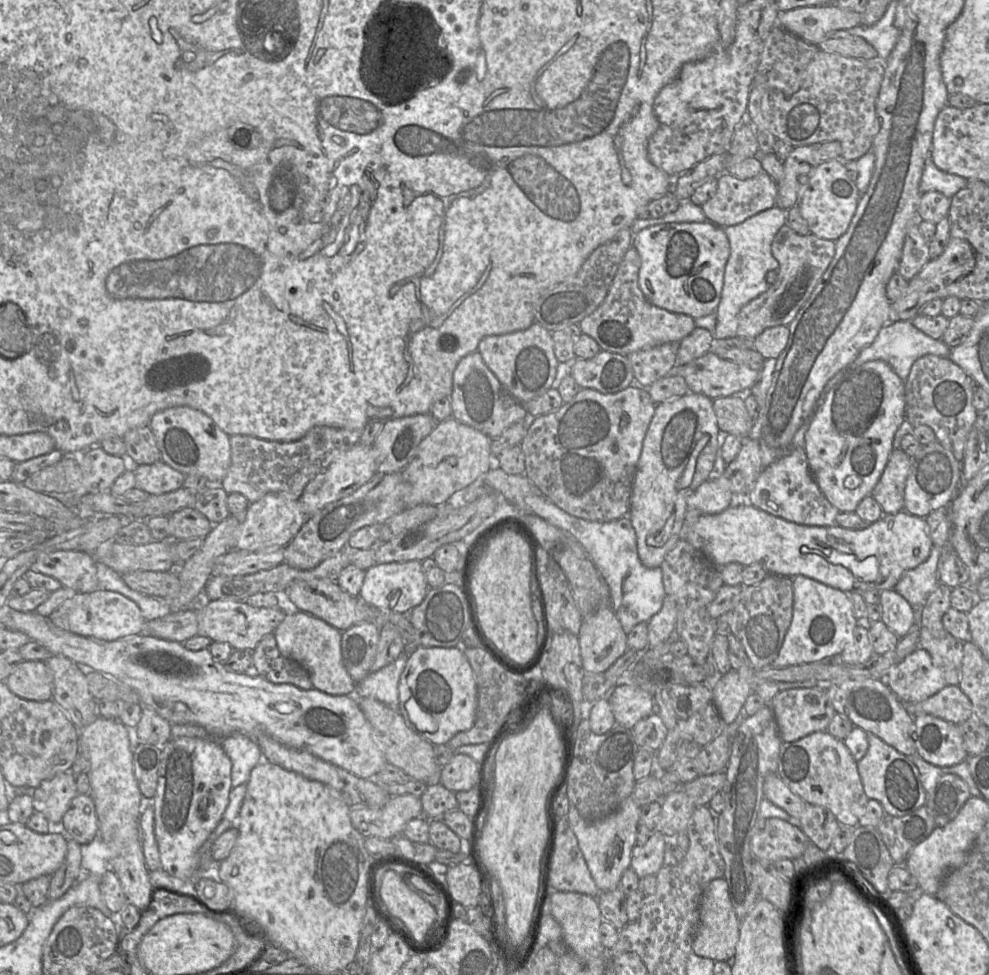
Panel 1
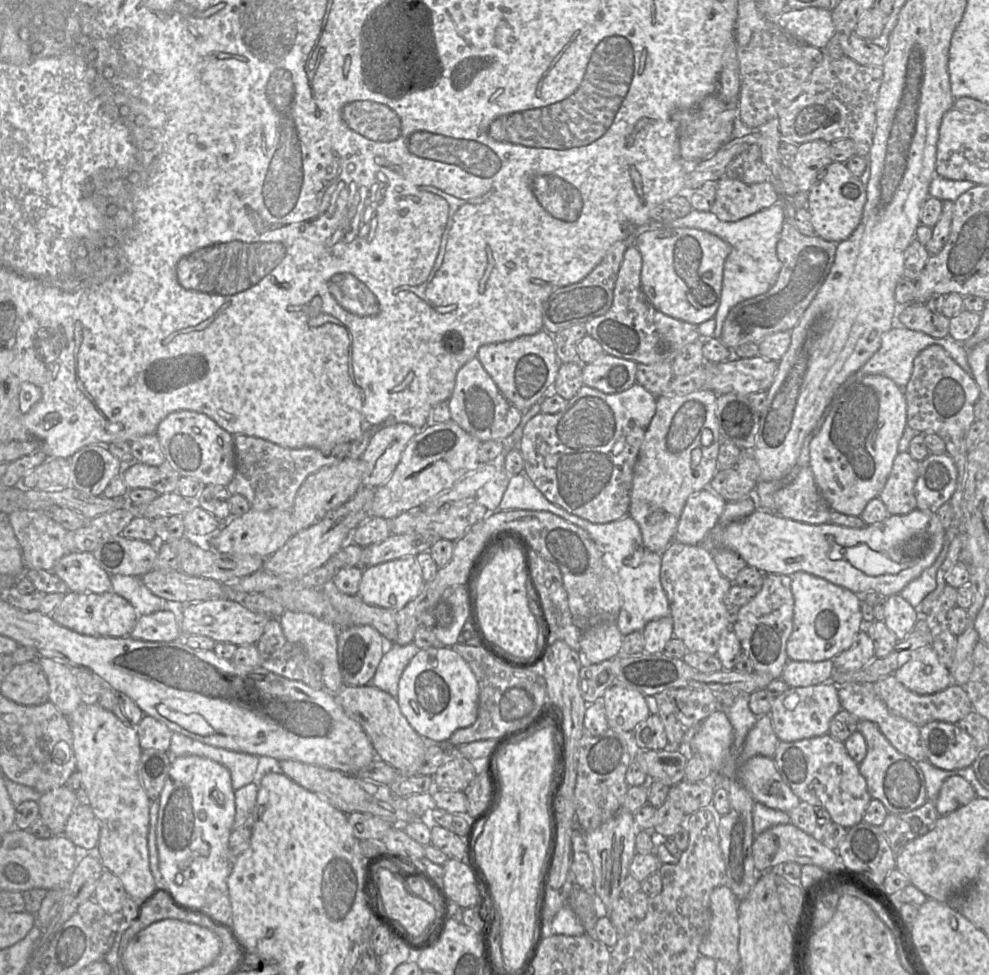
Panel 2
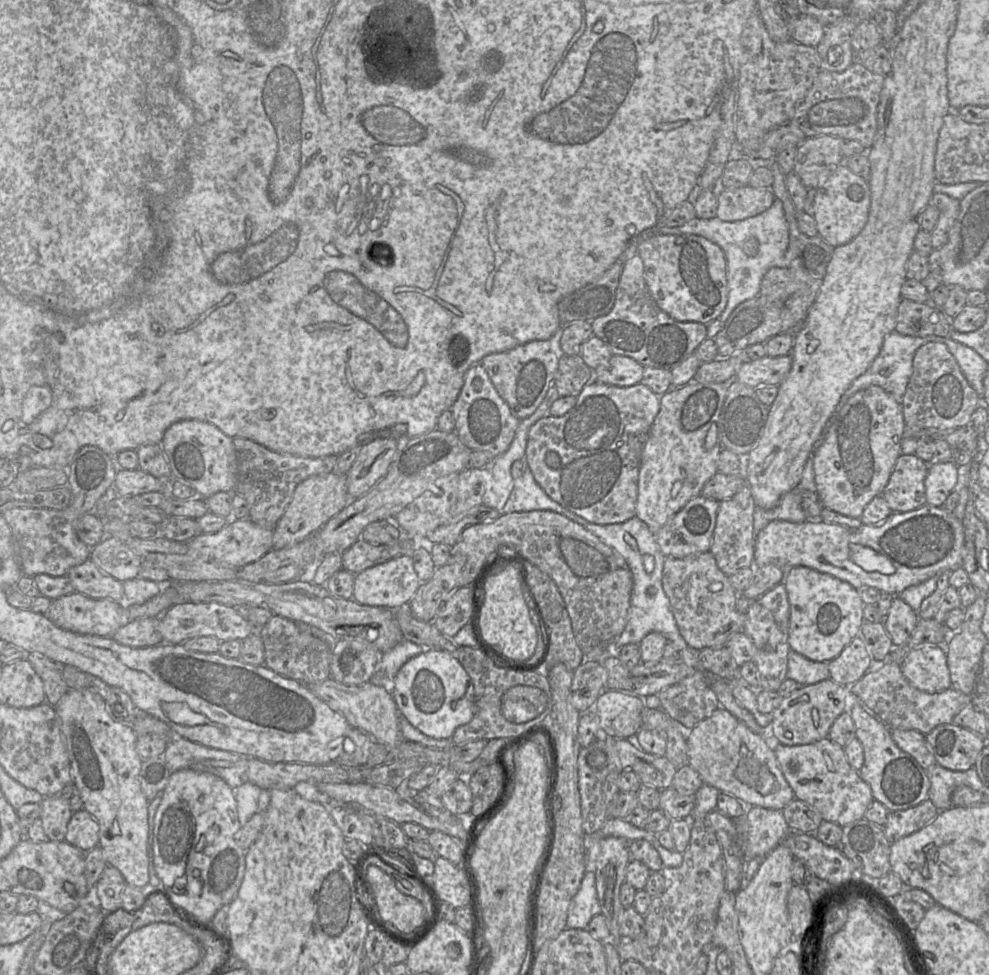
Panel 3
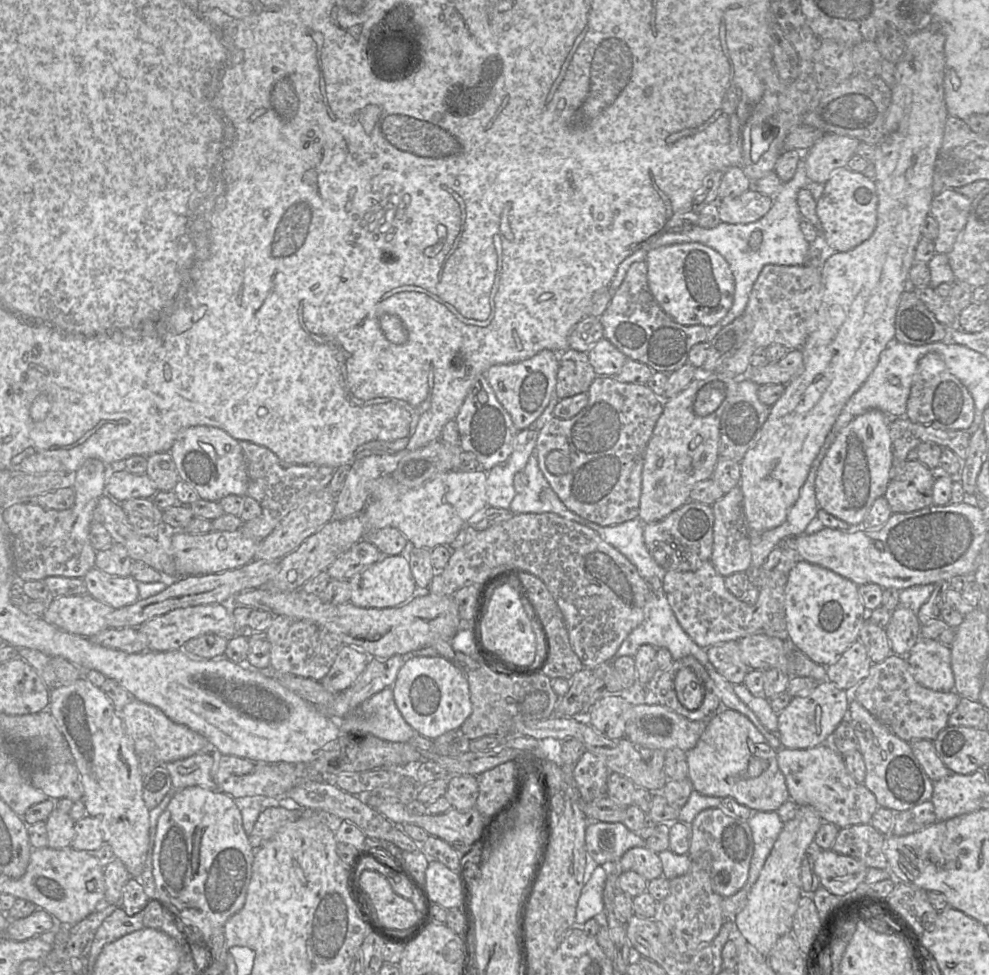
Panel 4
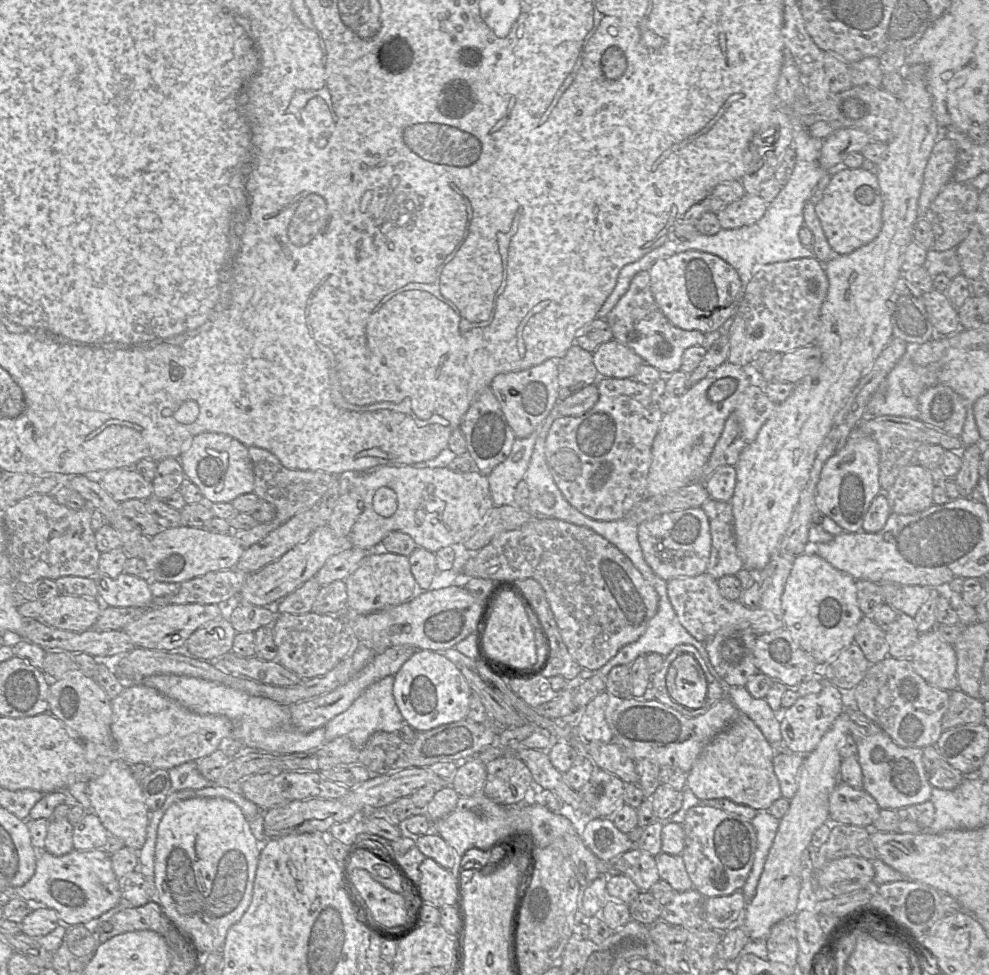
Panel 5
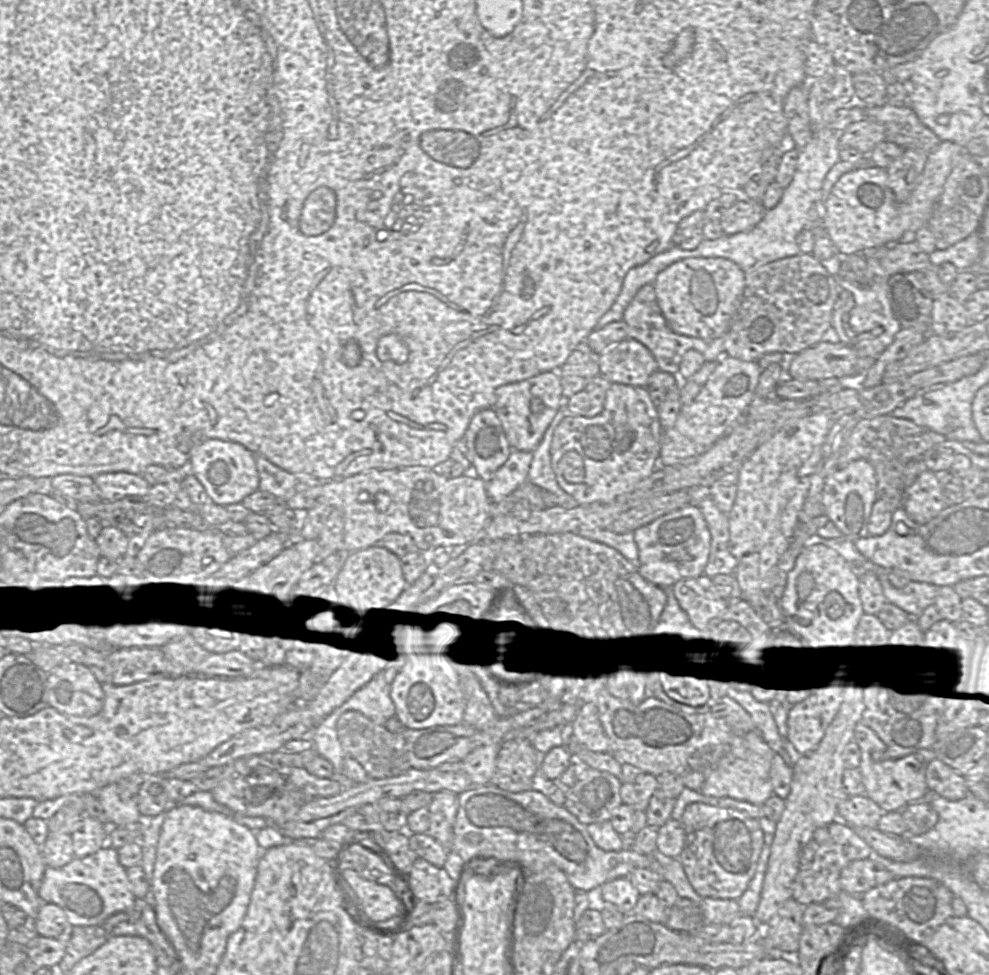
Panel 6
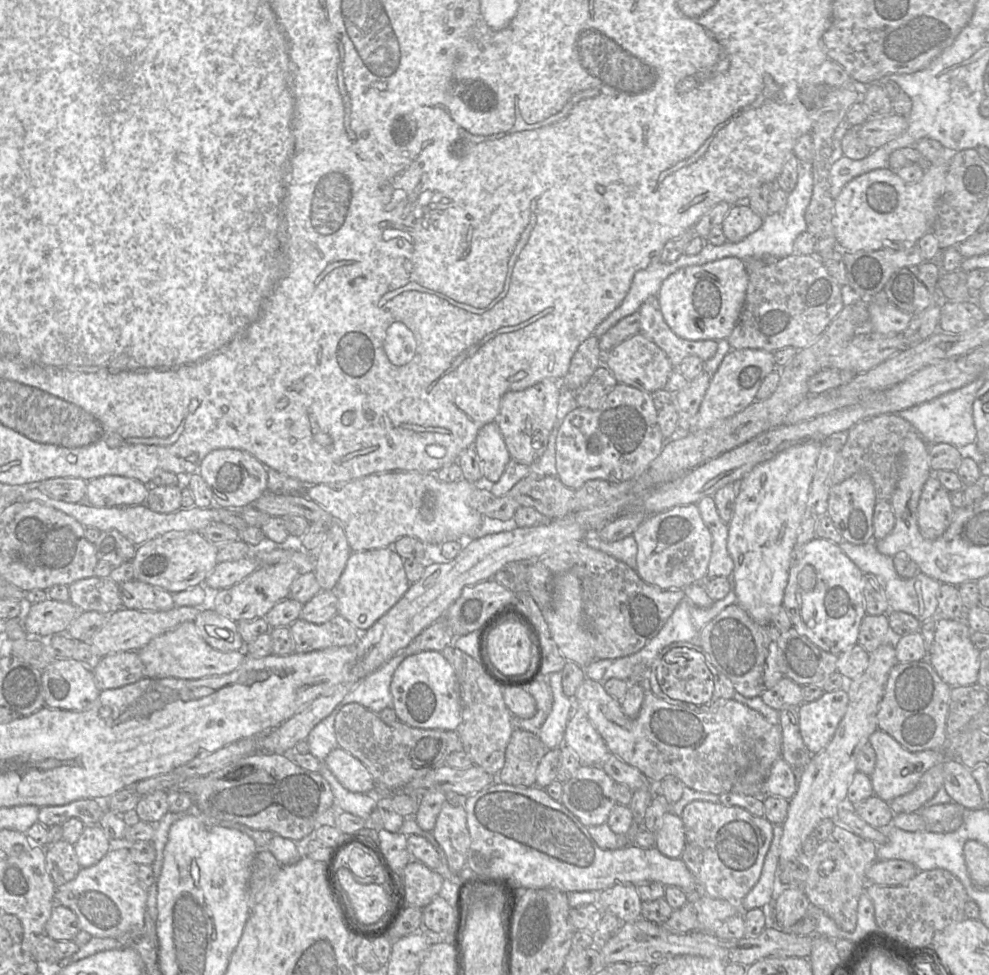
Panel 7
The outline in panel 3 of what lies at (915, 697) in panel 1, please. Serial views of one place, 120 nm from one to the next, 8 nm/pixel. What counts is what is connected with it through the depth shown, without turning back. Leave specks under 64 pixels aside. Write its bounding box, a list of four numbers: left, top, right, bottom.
[900,645,952,694]

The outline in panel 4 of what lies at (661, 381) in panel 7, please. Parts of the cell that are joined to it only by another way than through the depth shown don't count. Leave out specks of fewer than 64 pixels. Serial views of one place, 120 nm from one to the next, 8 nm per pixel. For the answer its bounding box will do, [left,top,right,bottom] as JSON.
[587,338,627,377]

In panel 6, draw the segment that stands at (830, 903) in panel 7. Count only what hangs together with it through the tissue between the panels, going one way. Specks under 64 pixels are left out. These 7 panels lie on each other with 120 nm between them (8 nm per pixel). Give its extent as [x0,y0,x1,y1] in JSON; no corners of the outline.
[792,819,873,905]

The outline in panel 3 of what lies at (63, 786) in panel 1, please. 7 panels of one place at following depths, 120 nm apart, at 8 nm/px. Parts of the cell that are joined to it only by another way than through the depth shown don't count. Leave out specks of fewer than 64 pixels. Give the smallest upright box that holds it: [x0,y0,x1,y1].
[40,795,73,842]

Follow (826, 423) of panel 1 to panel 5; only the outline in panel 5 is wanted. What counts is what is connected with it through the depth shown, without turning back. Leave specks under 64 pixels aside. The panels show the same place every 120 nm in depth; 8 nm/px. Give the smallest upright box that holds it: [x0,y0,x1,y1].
[816,428,881,532]

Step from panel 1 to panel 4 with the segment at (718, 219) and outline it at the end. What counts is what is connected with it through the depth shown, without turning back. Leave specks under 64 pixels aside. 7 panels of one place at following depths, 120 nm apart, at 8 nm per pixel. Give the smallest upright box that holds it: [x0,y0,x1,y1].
[718,187,773,224]

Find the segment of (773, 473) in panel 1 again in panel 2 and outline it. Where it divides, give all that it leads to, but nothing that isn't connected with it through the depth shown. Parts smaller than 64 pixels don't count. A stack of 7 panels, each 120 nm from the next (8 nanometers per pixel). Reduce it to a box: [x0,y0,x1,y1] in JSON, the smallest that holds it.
[773,466,831,524]

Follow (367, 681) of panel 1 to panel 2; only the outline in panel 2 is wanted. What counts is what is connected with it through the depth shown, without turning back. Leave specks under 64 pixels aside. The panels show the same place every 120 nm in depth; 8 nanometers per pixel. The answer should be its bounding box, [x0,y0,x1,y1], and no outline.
[370,643,420,700]

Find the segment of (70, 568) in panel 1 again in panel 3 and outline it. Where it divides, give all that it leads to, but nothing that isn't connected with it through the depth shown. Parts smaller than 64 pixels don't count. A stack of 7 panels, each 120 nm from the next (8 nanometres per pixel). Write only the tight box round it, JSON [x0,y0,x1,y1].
[66,558,124,607]

